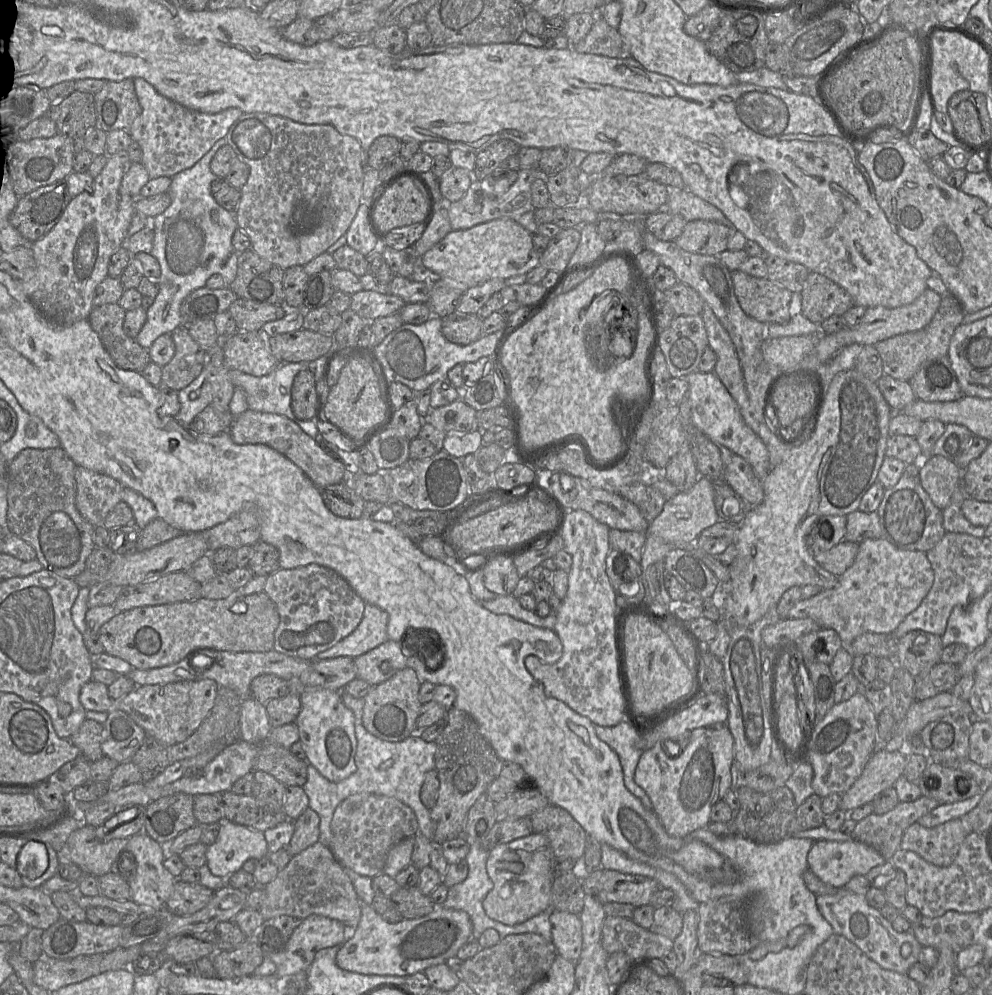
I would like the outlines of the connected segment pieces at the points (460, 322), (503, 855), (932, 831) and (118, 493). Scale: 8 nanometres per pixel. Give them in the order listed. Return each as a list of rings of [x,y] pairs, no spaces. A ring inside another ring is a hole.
[[[454,311],[442,318],[441,332],[451,343],[468,345],[481,337],[482,321],[477,314]]]
[[[531,833],[492,848],[488,854],[486,869],[493,882],[493,888],[483,900],[483,908],[487,916],[502,924],[512,926],[521,924],[544,911],[550,911],[551,888],[555,880],[554,864],[555,860],[549,841],[540,833]]]
[[[960,818],[927,828],[918,822],[910,825],[901,840],[900,849],[913,851],[939,867],[950,866],[967,836]]]
[[[84,467],[75,469],[76,507],[94,527],[103,525],[111,510],[122,501],[125,487],[116,479]]]

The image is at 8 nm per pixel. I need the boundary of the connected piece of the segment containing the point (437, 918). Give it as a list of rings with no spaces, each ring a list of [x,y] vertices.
[[[359,899],[361,919],[351,939],[336,955],[339,968],[364,975],[407,977],[428,967],[445,963],[472,935],[468,914],[461,910],[436,907],[430,914],[415,919],[388,923],[371,905]]]

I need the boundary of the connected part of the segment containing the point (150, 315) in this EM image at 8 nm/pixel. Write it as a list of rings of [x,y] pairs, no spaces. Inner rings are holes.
[[[226,138],[219,139],[194,166],[171,177],[171,186],[167,192],[171,203],[150,221],[154,231],[150,255],[158,261],[161,271],[159,292],[153,304],[146,309],[145,324],[135,338],[147,350],[160,335],[171,334],[183,324],[181,304],[191,292],[206,286],[206,281],[213,274],[220,274],[226,287],[236,277],[239,253],[233,249],[232,236],[238,228],[237,221],[233,213],[218,205],[210,189],[211,183],[217,179],[210,170],[210,162],[224,145],[227,145]],[[195,202],[204,205],[203,215],[191,215],[190,207]]]

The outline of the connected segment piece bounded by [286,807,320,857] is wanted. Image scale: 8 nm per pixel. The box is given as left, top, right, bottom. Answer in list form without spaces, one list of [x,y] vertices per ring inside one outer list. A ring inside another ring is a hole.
[[[310,807],[293,821],[293,823],[294,833],[289,845],[286,847],[291,857],[319,841],[320,834],[320,818]]]

